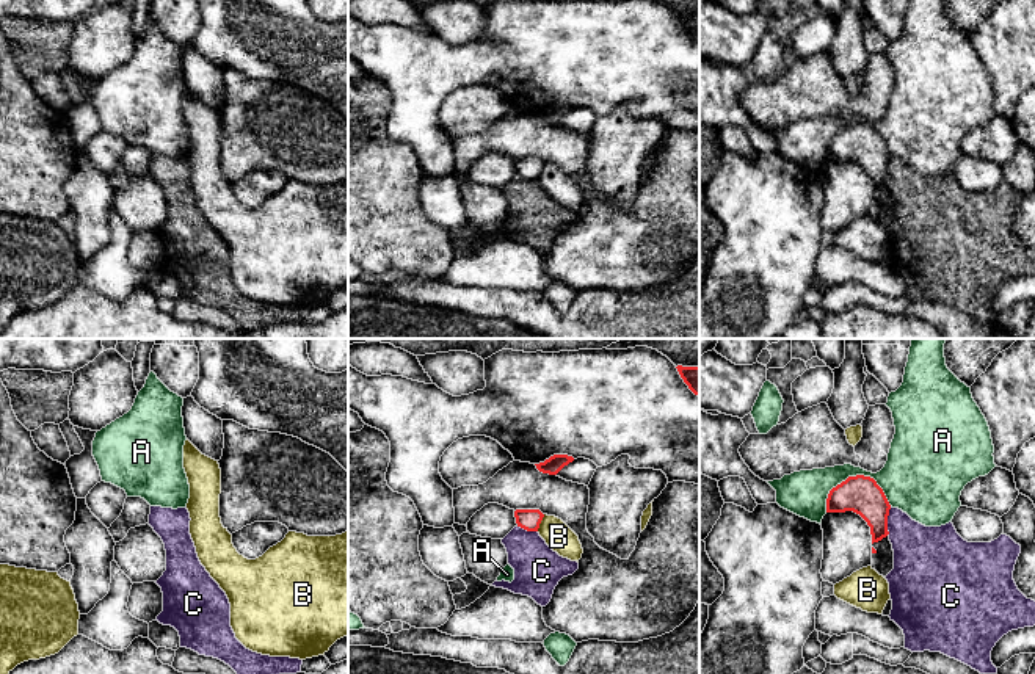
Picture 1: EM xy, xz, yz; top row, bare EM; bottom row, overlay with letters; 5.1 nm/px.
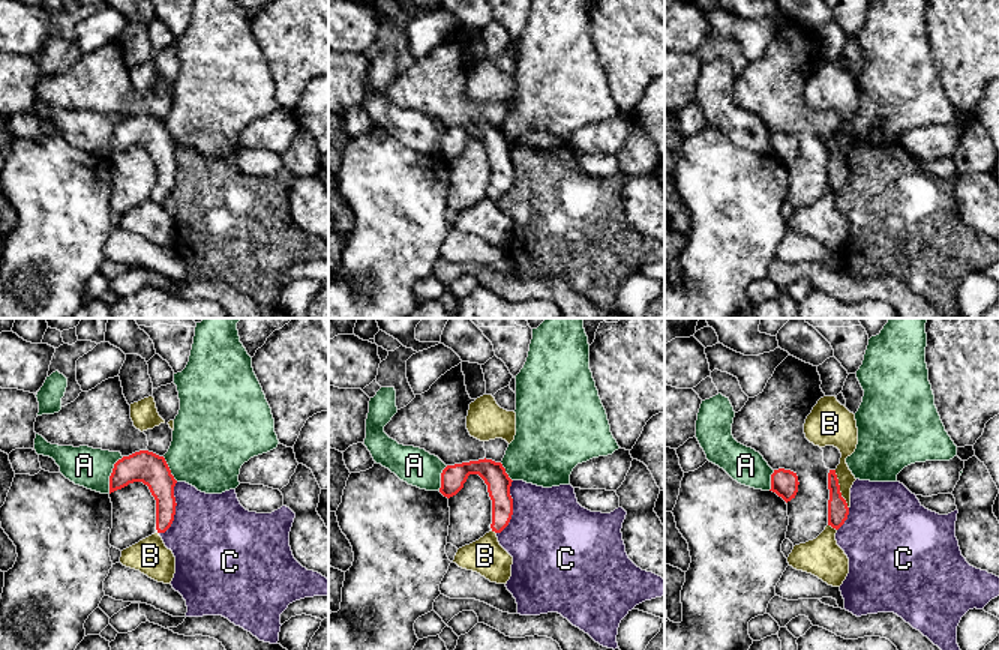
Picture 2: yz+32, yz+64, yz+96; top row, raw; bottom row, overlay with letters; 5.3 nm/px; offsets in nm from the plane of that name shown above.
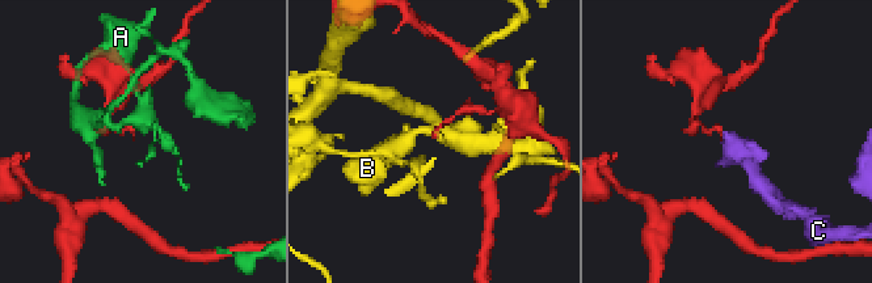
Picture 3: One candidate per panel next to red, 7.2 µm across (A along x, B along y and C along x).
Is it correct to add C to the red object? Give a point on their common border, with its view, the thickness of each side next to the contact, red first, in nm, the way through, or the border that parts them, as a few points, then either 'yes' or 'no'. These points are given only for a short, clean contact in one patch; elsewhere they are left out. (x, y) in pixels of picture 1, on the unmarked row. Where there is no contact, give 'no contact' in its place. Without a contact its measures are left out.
meets red in yz at (886, 170); 190 nm thick on the red side, 280 nm on the other; border along yz (891, 155), (886, 184); no

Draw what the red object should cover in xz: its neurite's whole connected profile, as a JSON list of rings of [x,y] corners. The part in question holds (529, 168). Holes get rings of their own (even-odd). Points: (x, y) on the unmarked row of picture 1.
[[[516,158],[514,166],[518,176],[527,180],[538,180],[544,163],[539,158]]]

